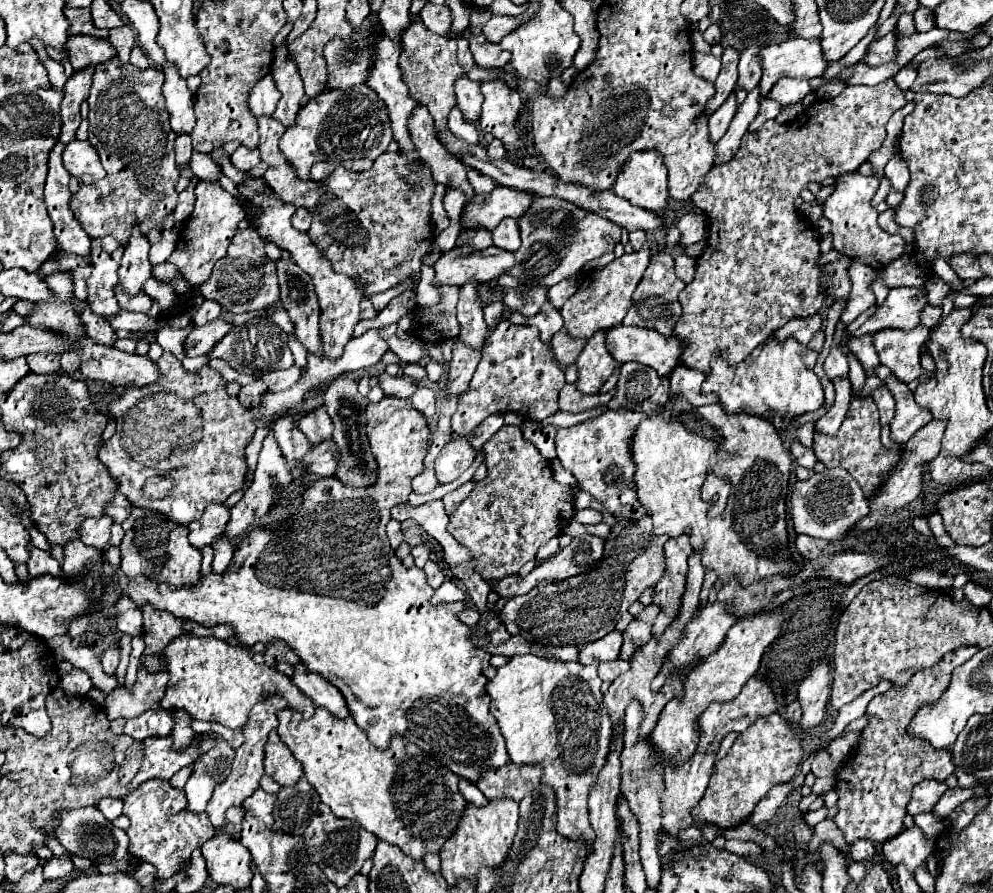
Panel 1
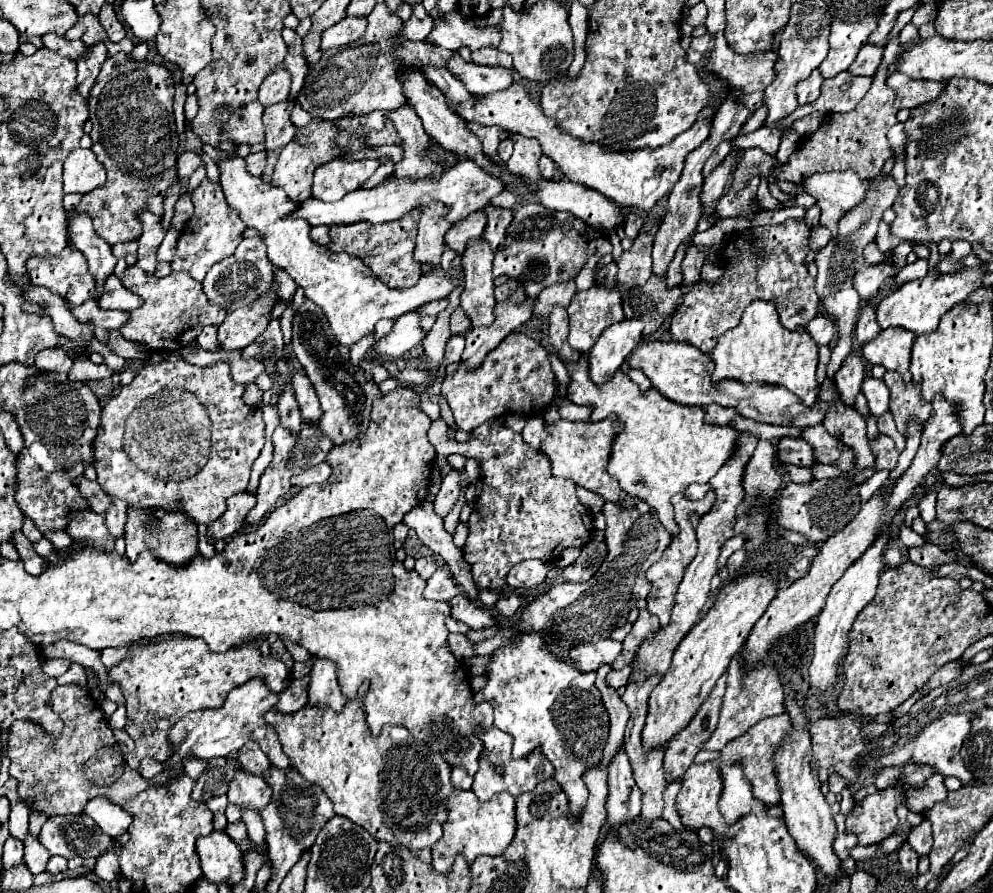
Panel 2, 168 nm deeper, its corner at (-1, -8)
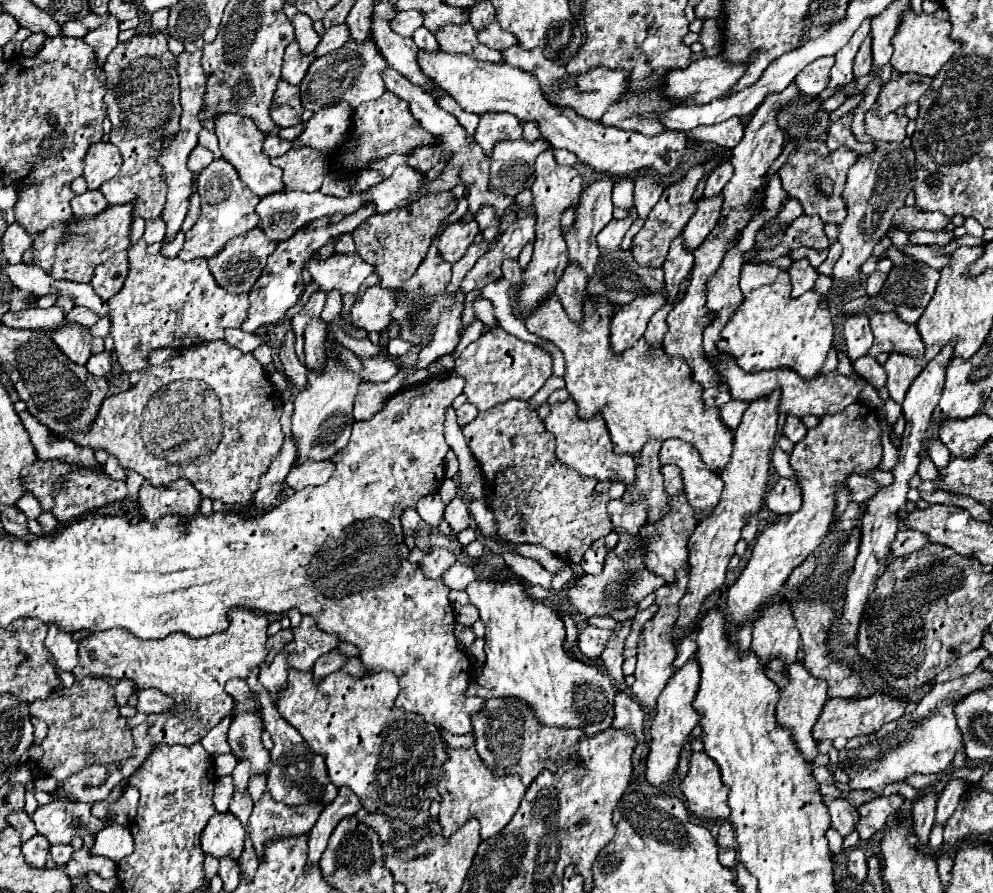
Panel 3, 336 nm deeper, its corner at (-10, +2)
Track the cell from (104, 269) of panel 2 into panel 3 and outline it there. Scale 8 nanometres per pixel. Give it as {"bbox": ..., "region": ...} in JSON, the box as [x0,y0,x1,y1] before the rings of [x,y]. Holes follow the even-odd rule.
{"bbox":[72,190,106,216],"region":[[[86,190],[72,198],[72,210],[76,216],[96,216],[106,208],[106,198],[98,190]]]}

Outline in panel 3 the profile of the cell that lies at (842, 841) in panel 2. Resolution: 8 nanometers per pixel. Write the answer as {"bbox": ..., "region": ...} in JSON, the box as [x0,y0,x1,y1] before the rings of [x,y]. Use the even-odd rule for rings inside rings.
{"bbox":[822,796,858,836],"region":[[[824,796],[822,800],[828,806],[828,812],[830,812],[830,818],[832,818],[832,828],[836,828],[842,836],[848,836],[854,830],[856,822],[858,822],[856,808],[852,804],[848,804],[846,800],[842,800],[842,798]]]}

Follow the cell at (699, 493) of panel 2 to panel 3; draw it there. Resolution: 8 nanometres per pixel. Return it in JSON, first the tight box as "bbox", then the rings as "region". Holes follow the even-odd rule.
{"bbox":[660,440,724,520],"region":[[[664,440],[660,450],[662,464],[676,464],[682,472],[684,494],[688,504],[692,504],[698,520],[710,516],[720,502],[720,492],[724,482],[720,474],[708,472],[700,460],[700,452],[684,440]]]}

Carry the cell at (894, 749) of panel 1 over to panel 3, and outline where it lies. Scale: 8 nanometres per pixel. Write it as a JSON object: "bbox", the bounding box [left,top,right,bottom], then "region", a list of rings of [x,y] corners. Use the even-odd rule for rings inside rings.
{"bbox":[856,796,904,840],"region":[[[884,796],[884,798],[874,798],[874,800],[858,806],[860,820],[856,824],[856,830],[860,834],[860,840],[868,840],[878,830],[882,830],[886,826],[888,818],[898,814],[902,804],[904,804],[902,796]]]}

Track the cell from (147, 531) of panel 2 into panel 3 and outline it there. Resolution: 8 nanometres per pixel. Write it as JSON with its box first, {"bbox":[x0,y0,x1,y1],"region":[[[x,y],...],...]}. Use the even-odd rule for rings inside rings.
{"bbox":[140,480,200,522],"region":[[[148,480],[140,486],[140,508],[144,510],[144,518],[154,522],[166,514],[194,516],[200,508],[200,492],[192,486],[190,480],[176,480],[170,486],[152,486]]]}

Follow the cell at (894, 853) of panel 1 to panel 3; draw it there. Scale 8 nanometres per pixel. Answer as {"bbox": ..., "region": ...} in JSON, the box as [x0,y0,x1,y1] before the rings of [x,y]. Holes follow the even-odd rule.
{"bbox":[936,778,968,824],"region":[[[952,778],[946,788],[942,790],[940,798],[938,798],[938,808],[936,808],[936,822],[944,824],[952,812],[956,810],[956,804],[960,802],[960,796],[964,792],[964,788],[968,788],[968,780],[960,780],[960,778]]]}

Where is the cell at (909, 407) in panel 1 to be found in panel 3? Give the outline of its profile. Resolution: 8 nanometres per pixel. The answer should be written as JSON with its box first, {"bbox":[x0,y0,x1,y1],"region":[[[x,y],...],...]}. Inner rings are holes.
{"bbox":[884,344,940,402],"region":[[[934,344],[932,348],[926,348],[922,358],[912,358],[912,356],[904,356],[904,354],[890,354],[886,364],[884,364],[884,370],[888,374],[886,388],[890,392],[890,398],[894,398],[896,402],[902,402],[906,390],[912,384],[912,380],[924,370],[924,366],[938,352],[940,352],[940,344]]]}

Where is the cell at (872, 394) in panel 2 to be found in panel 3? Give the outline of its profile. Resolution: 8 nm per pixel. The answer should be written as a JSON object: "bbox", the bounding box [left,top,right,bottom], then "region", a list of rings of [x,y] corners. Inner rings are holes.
{"bbox":[852,356,886,388],"region":[[[862,356],[860,360],[852,362],[852,368],[856,370],[856,374],[860,374],[868,384],[872,384],[874,388],[884,388],[884,380],[886,380],[886,372],[884,368],[870,356]]]}

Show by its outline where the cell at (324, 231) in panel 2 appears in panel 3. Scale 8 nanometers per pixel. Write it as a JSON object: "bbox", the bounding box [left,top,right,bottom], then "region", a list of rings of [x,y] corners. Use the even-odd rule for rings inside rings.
{"bbox":[334,234,356,254],"region":[[[350,234],[340,236],[340,240],[336,242],[334,250],[336,250],[336,252],[340,252],[340,254],[356,254],[356,246],[354,246],[352,236],[350,236]]]}

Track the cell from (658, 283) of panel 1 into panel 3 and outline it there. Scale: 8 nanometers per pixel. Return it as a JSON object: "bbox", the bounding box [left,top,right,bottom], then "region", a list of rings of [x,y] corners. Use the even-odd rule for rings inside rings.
{"bbox":[588,250,664,306],"region":[[[604,250],[600,254],[600,264],[596,264],[596,272],[588,280],[588,294],[596,296],[606,296],[612,304],[624,306],[632,302],[638,294],[650,294],[650,292],[664,292],[664,272],[662,268],[652,268],[652,266],[640,266],[636,264],[634,256],[630,250]]]}

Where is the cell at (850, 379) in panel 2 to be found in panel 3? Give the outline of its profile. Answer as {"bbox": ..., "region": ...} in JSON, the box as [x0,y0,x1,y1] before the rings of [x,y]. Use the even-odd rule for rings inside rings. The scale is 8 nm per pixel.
{"bbox":[844,314,872,360],"region":[[[852,314],[844,322],[844,338],[846,338],[846,354],[850,360],[866,356],[872,346],[872,330],[866,314]]]}

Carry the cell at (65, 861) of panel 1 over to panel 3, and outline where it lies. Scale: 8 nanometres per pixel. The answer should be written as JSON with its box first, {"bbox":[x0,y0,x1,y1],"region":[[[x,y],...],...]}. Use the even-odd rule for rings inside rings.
{"bbox":[50,844,72,866],"region":[[[68,844],[68,846],[52,846],[50,848],[50,854],[52,854],[52,860],[58,864],[58,866],[64,866],[68,860],[70,860],[70,856],[72,856],[72,846]]]}

